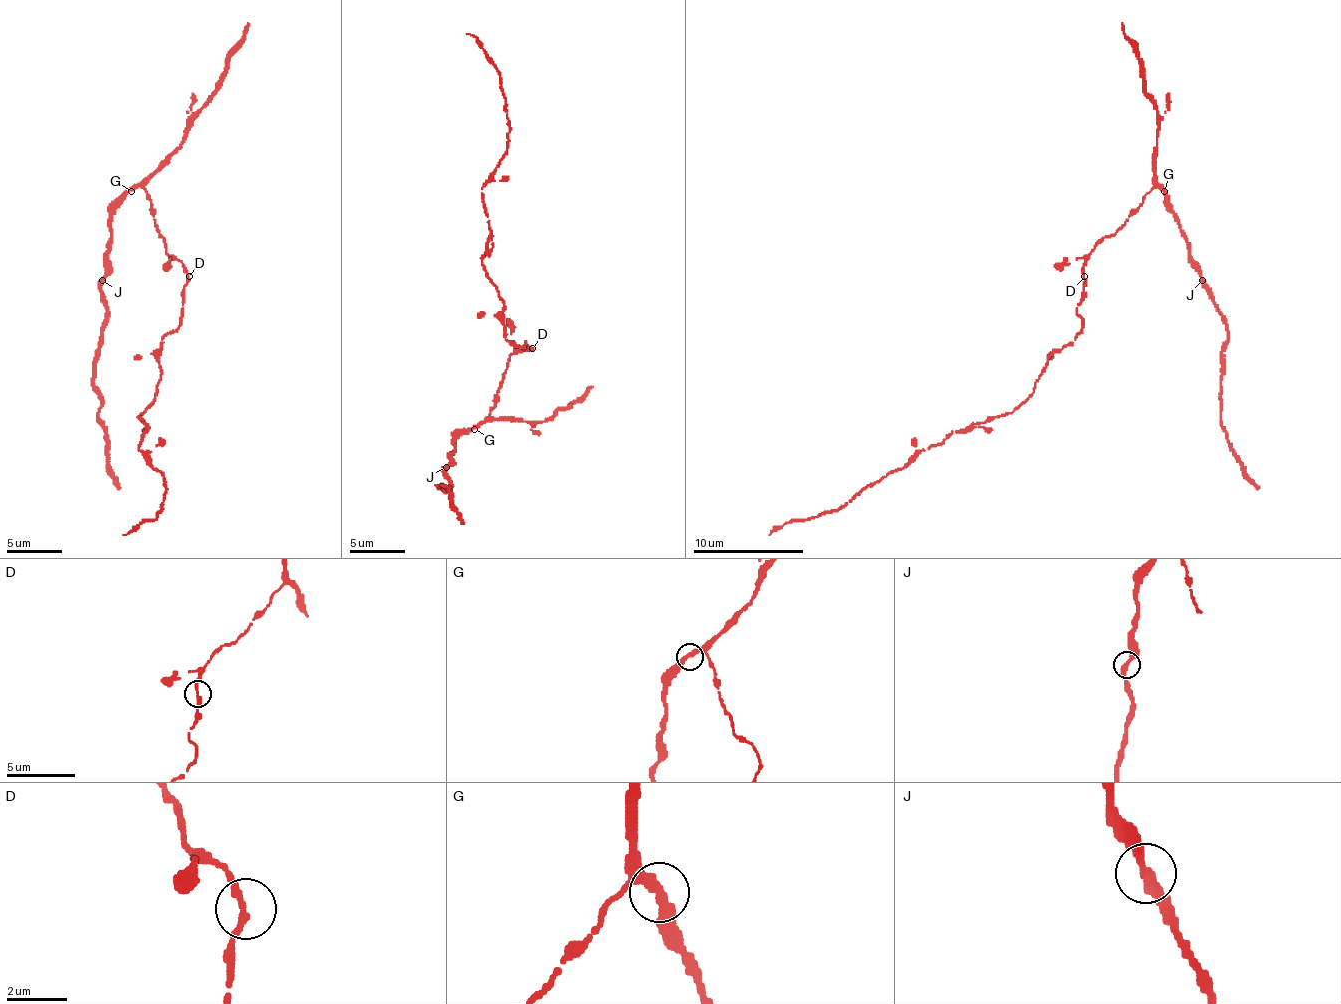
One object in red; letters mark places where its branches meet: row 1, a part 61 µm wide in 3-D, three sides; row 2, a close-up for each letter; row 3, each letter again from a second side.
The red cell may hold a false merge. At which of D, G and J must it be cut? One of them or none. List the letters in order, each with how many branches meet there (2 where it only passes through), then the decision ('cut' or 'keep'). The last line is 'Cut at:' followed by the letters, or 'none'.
D: branches 2; keep
G: branches 2; keep
J: branches 2; keep
Cut at: none

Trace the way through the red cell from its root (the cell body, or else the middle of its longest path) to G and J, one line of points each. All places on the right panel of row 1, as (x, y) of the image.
G: (1084, 276), (1084, 260), (1092, 249), (1117, 229), (1156, 185), (1164, 191)
J: (1084, 276), (1084, 260), (1092, 249), (1156, 185), (1186, 240), (1189, 263), (1203, 279)

